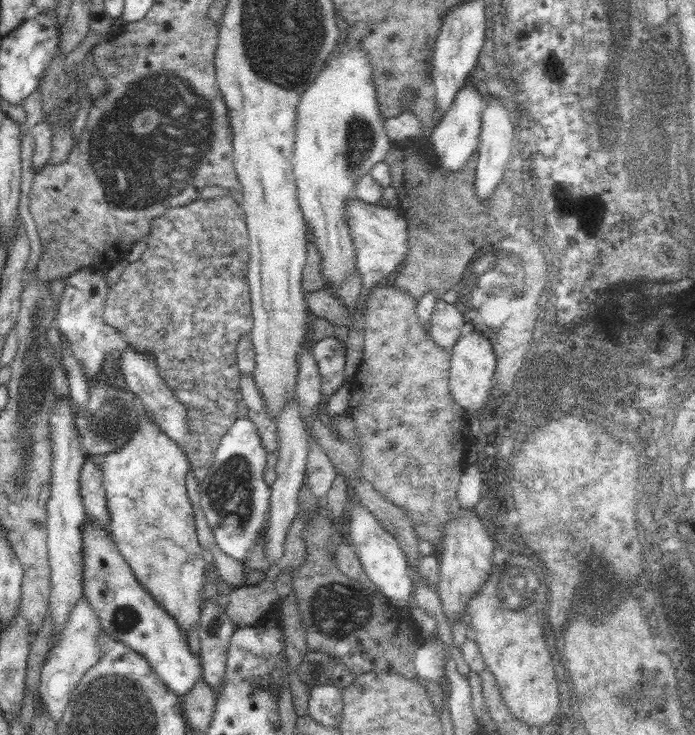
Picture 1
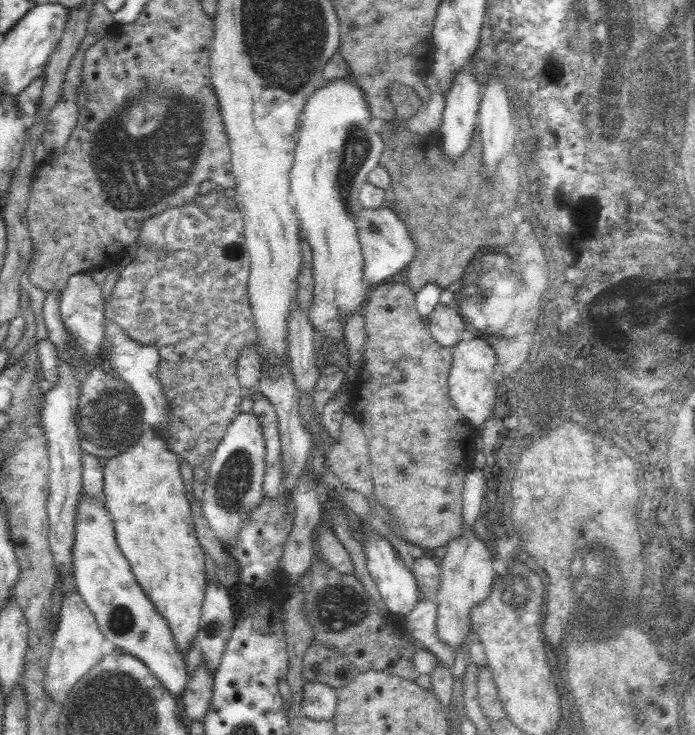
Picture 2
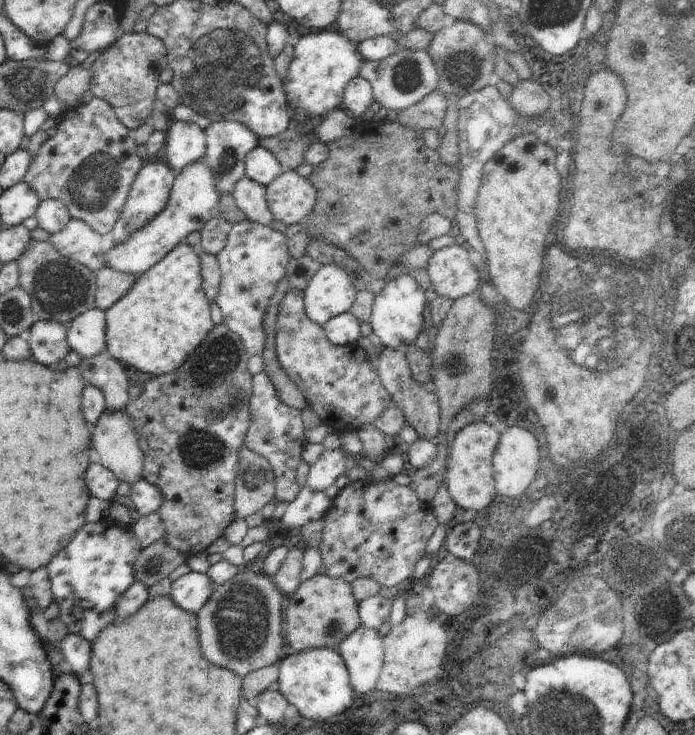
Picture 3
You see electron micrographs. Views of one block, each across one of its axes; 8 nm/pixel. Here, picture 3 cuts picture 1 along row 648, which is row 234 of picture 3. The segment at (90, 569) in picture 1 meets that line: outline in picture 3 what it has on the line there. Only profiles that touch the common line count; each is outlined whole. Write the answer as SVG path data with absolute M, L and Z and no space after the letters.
M200 158L185 166L173 182L166 208L144 228L132 234L127 241L110 249L108 266L123 273L145 273L158 264L180 241L186 240L188 234L195 230L200 232L206 222L217 215L220 197L217 178L210 165Z

